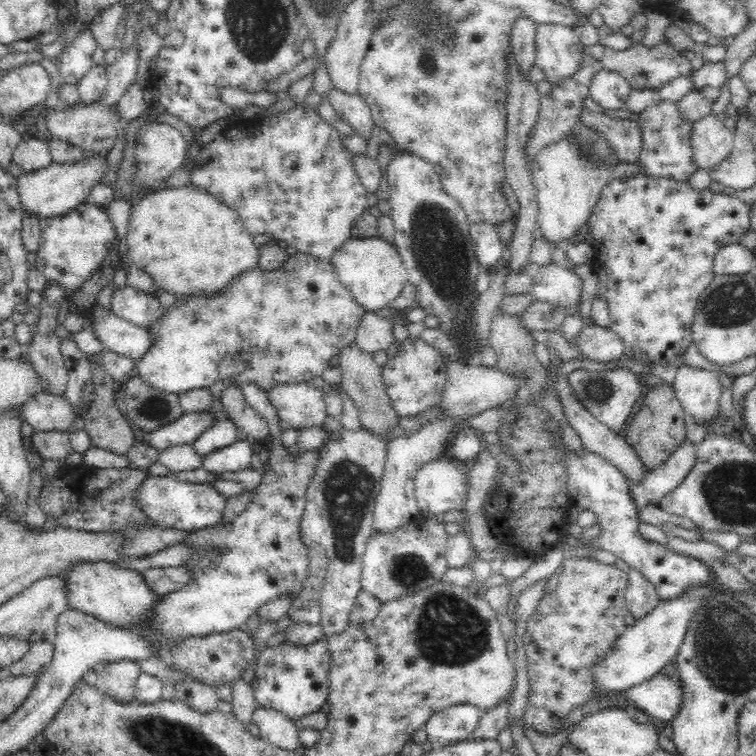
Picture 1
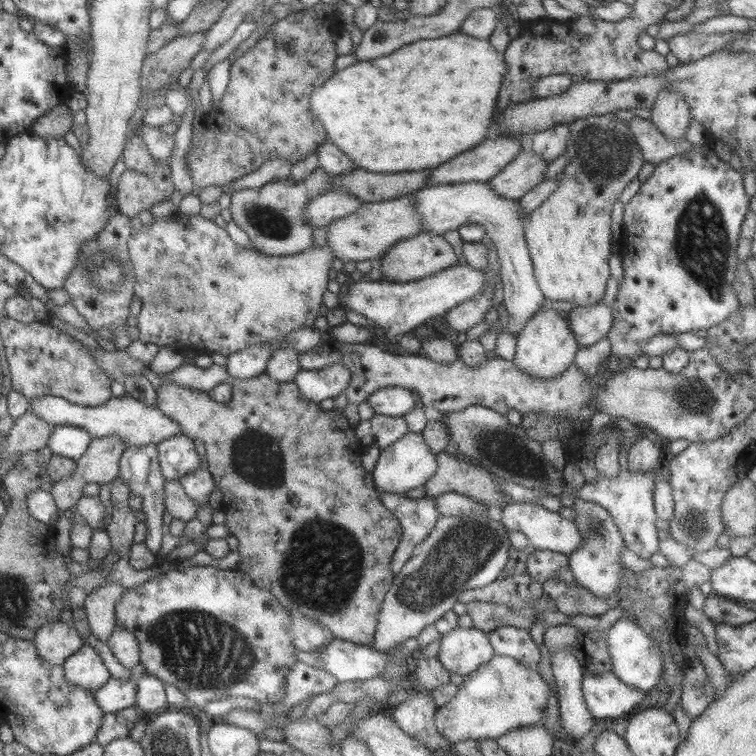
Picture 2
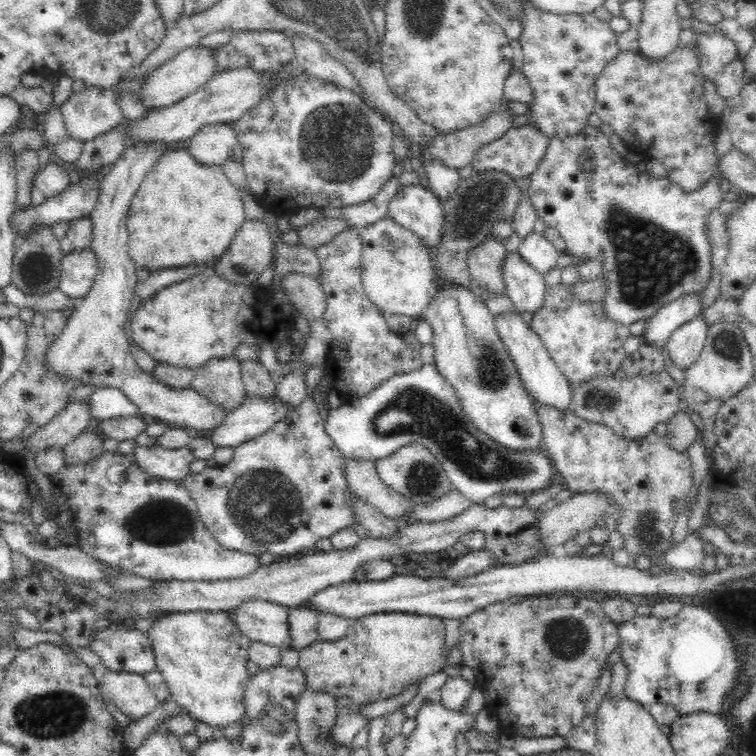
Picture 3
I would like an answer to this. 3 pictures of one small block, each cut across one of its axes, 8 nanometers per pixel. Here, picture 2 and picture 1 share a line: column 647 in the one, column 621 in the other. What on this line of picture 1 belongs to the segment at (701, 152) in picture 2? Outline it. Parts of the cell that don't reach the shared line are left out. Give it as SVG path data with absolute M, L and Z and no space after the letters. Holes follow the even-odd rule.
M642 174L634 177L617 177L611 179L598 198L598 204L594 206L592 214L586 226L590 232L590 242L595 247L595 258L593 261L594 271L598 276L598 294L596 297L604 299L608 303L609 326L620 338L624 345L624 356L631 358L632 362L644 364L644 366L654 366L654 364L677 364L682 365L682 356L686 354L688 347L693 344L692 326L696 307L701 292L710 284L714 278L713 260L715 254L727 244L738 243L740 236L744 232L750 232L750 205L742 202L735 194L726 195L724 193L706 190L694 190L687 182L678 182L670 178L650 178Z

